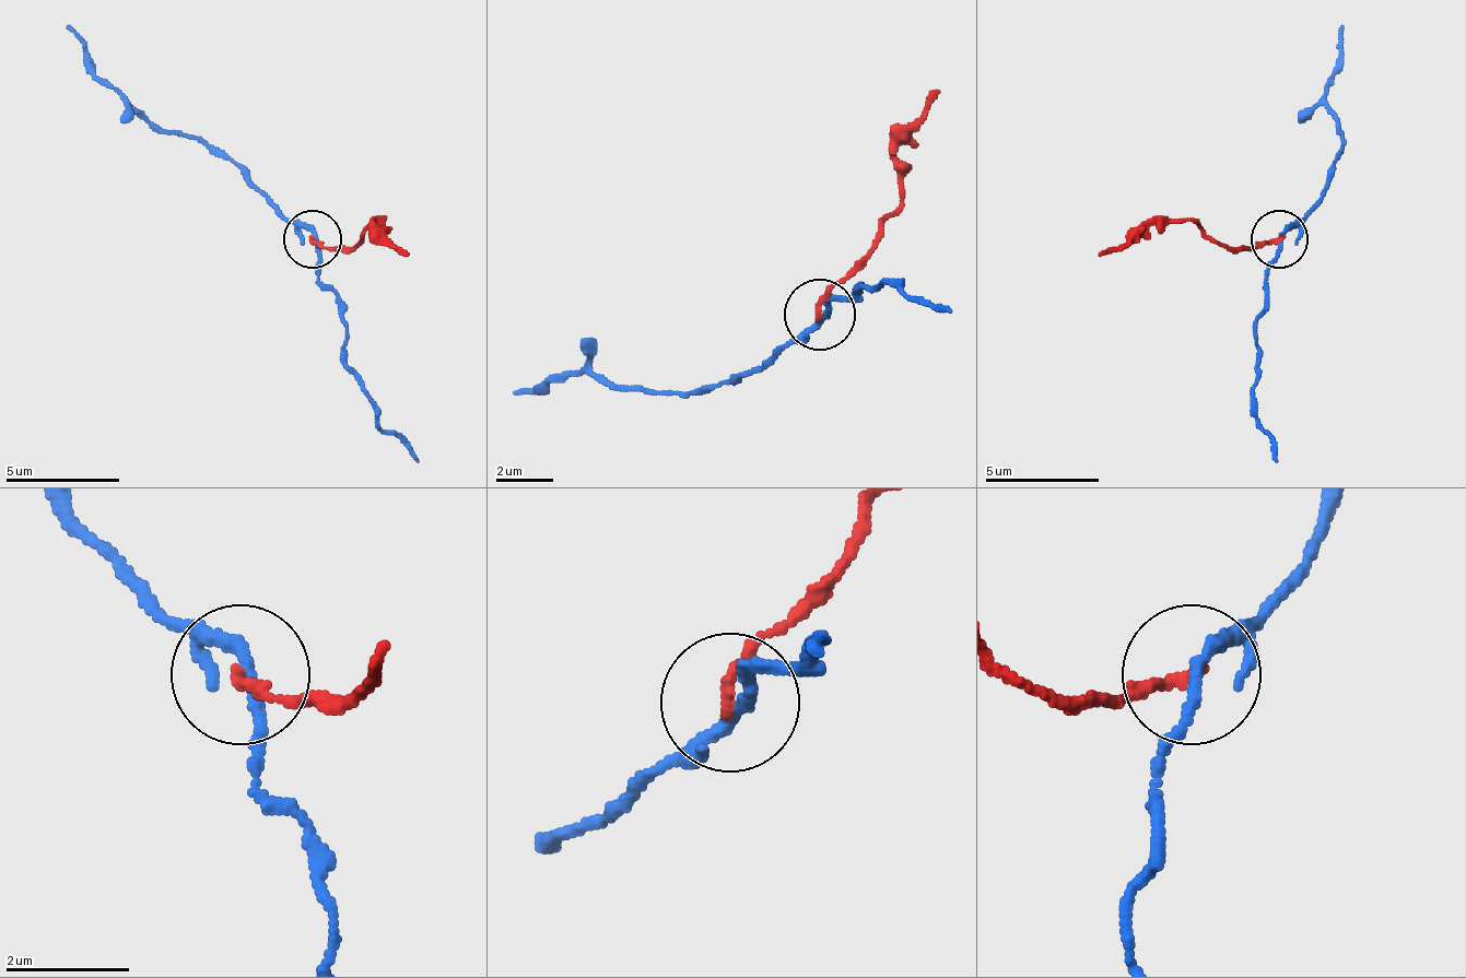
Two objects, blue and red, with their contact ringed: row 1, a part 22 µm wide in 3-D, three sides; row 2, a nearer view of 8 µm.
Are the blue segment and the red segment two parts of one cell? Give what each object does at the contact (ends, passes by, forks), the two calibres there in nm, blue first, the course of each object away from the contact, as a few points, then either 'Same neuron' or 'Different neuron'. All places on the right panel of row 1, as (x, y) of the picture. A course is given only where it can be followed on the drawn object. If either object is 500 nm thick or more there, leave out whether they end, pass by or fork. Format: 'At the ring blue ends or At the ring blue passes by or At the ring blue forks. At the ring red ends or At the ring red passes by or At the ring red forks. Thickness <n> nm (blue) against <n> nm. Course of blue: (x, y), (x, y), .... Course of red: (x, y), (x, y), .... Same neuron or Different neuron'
At the ring blue passes by. At the ring red ends. Thickness 180 nm (blue) against 190 nm. Course of blue: (1280, 237), (1321, 198), (1344, 146), (1326, 101), (1344, 26). Course of red: (1280, 237), (1234, 249), (1188, 221), (1132, 232), (1098, 255). Different neuron

